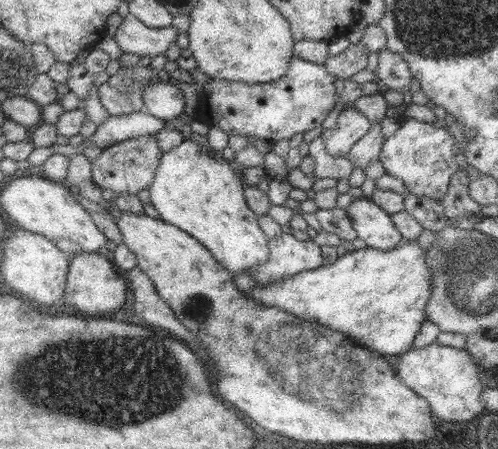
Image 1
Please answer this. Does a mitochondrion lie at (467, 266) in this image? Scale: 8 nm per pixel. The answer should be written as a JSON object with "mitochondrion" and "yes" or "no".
{"mitochondrion":"yes"}

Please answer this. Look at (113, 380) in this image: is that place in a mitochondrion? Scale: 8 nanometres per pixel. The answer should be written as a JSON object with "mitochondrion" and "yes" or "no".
{"mitochondrion":"yes"}

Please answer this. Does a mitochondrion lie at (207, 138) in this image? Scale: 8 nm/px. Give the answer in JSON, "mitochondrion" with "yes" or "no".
{"mitochondrion":"no"}

